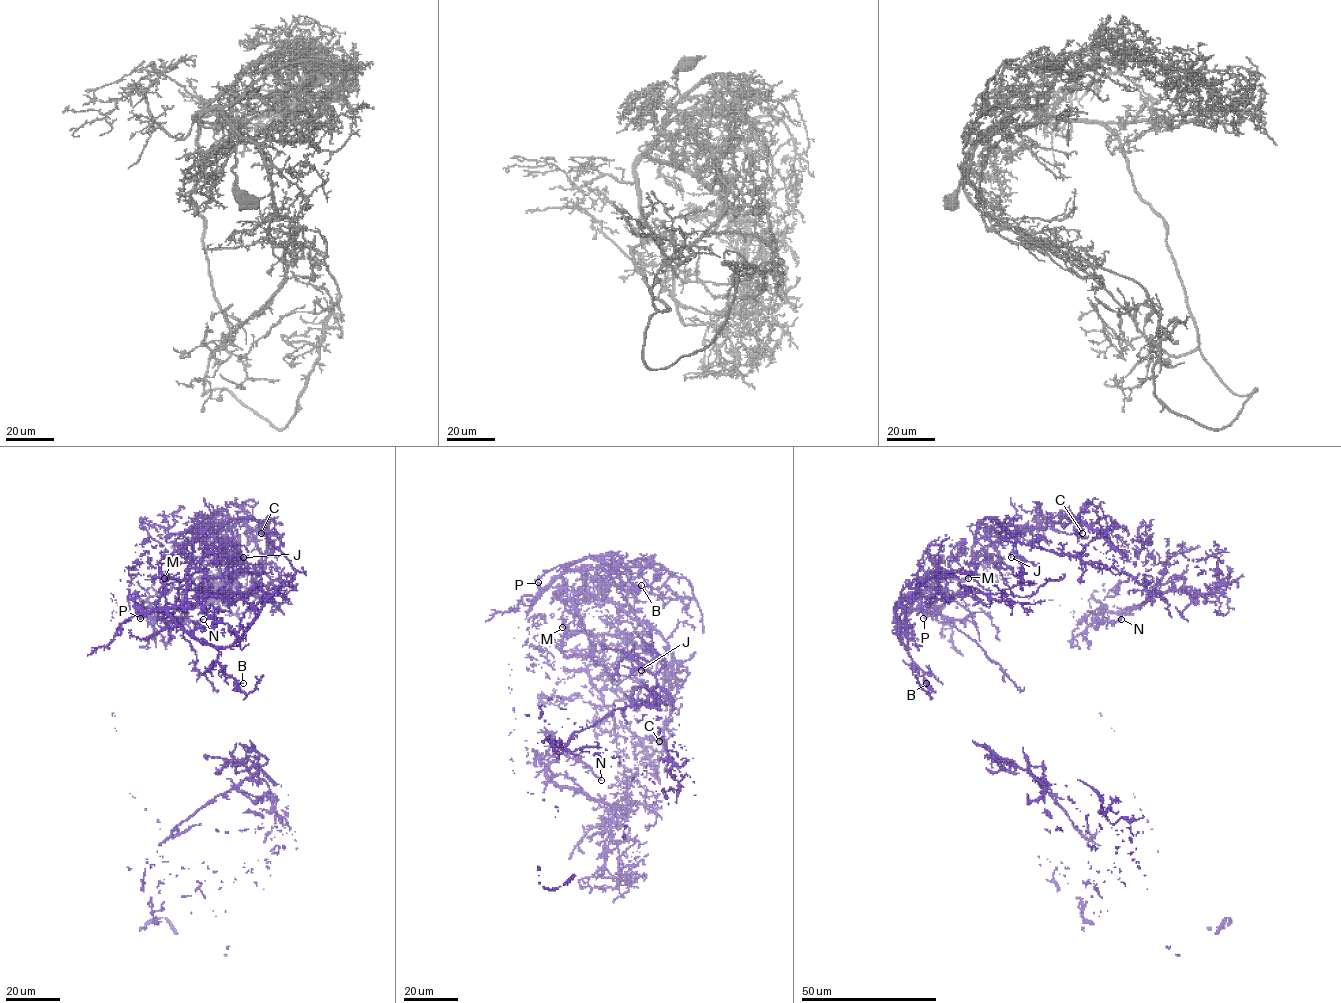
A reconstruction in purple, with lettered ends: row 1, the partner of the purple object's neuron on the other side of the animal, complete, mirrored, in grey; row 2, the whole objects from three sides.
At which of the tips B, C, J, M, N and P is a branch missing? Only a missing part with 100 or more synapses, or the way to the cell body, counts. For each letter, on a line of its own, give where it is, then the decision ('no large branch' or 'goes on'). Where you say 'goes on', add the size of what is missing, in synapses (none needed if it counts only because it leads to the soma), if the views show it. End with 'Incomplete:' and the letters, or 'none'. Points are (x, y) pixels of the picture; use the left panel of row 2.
B: place (243, 683); no large branch
C: place (261, 533); goes on; 130 synapses
J: place (243, 557); no large branch
M: place (164, 578); no large branch
N: place (203, 619); goes on; 110 synapses
P: place (140, 618); goes on; 4000 synapses
Incomplete: C, N, P

